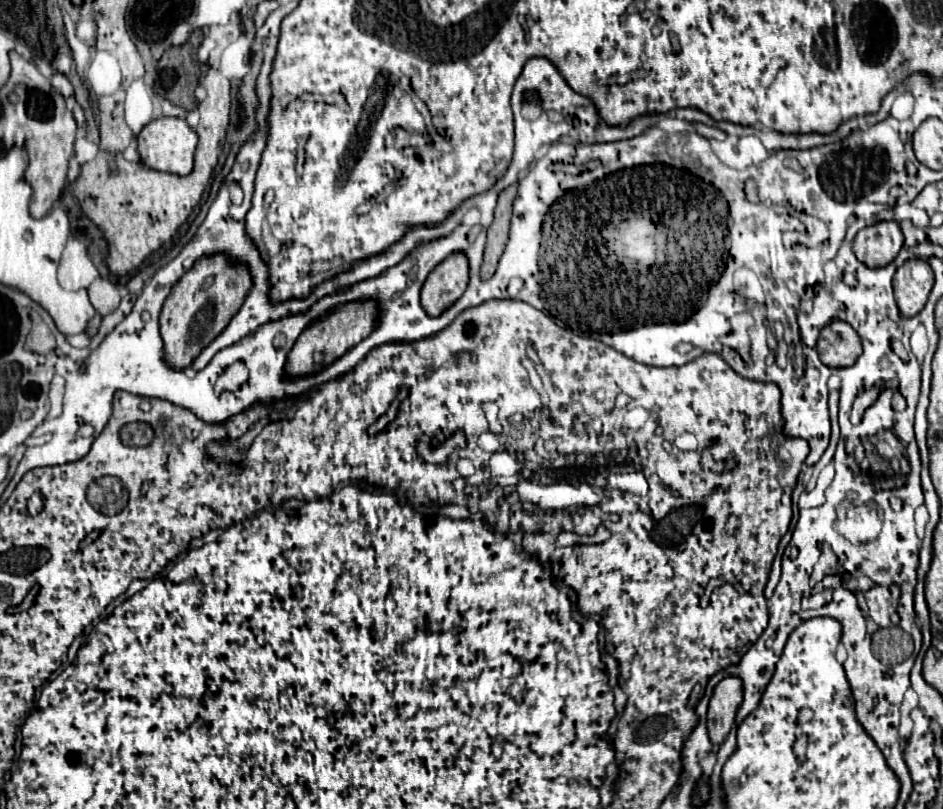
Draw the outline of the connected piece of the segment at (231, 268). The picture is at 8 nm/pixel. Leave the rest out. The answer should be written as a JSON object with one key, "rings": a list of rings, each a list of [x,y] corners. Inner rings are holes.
{"rings":[[[225,254],[203,256],[181,280],[171,288],[161,310],[161,336],[165,342],[165,356],[175,368],[189,368],[197,354],[229,324],[239,312],[243,300],[253,286],[251,272],[243,262],[231,262]]]}

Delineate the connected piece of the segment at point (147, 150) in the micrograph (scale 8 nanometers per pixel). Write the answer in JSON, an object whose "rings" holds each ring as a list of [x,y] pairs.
{"rings":[[[157,118],[149,122],[137,136],[139,144],[139,156],[141,162],[153,170],[161,172],[173,172],[179,176],[185,176],[193,170],[193,154],[197,146],[197,134],[189,128],[189,124],[183,118]]]}

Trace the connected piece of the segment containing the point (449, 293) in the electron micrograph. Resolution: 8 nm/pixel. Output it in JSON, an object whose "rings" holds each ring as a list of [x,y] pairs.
{"rings":[[[453,252],[439,262],[421,288],[421,306],[429,316],[439,316],[461,298],[469,282],[469,260],[463,252]]]}

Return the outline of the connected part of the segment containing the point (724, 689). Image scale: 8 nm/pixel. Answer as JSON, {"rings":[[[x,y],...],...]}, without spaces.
{"rings":[[[727,676],[715,686],[707,712],[707,728],[713,744],[721,744],[729,734],[741,700],[743,700],[743,686],[737,676]]]}

